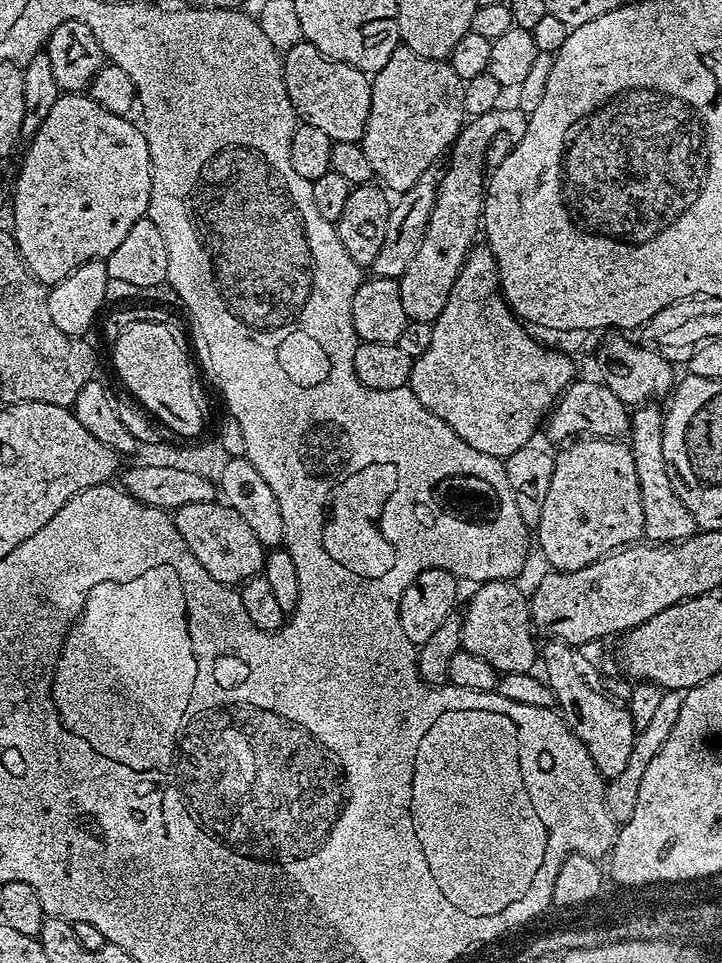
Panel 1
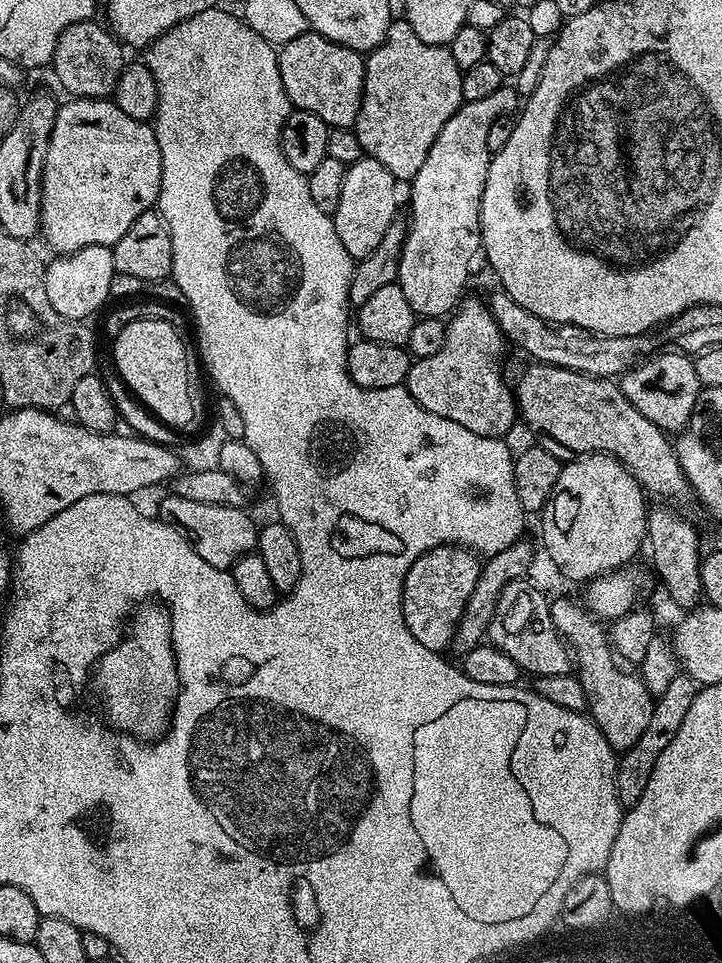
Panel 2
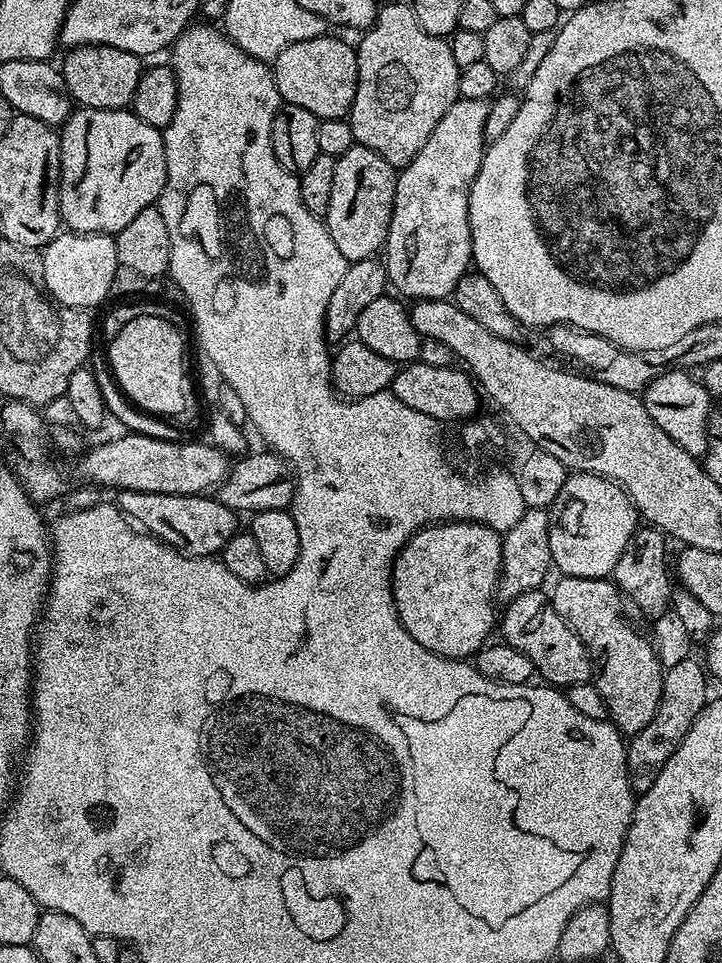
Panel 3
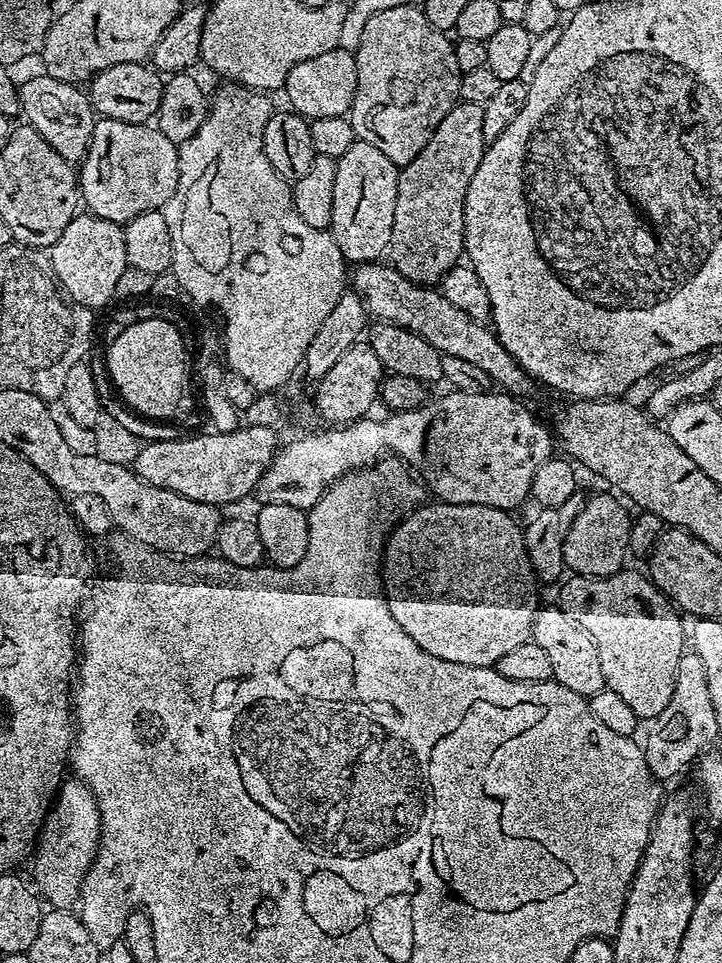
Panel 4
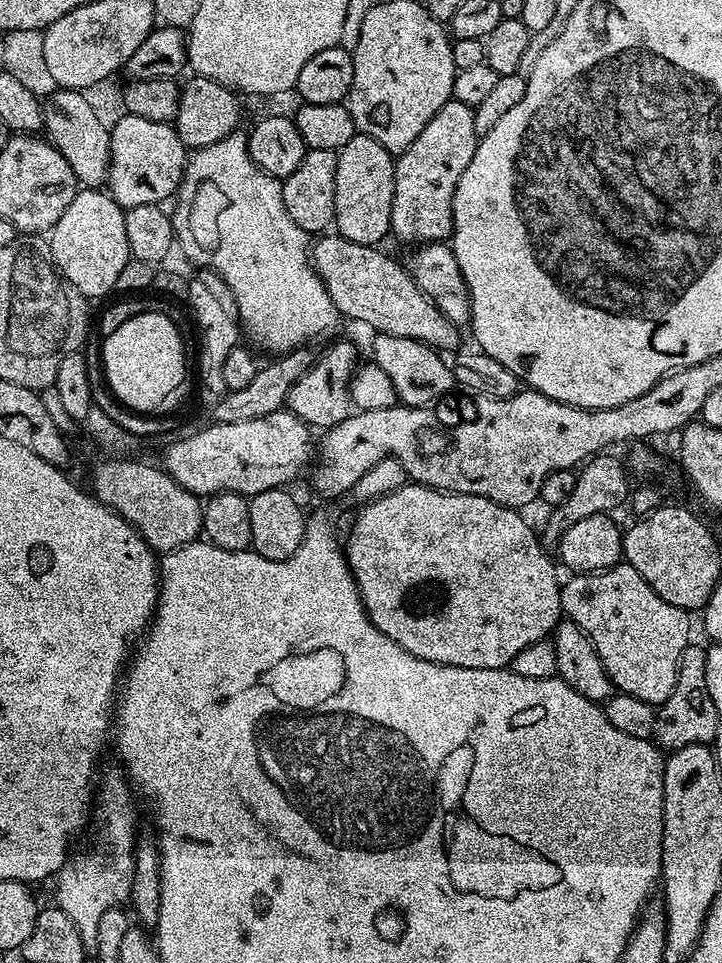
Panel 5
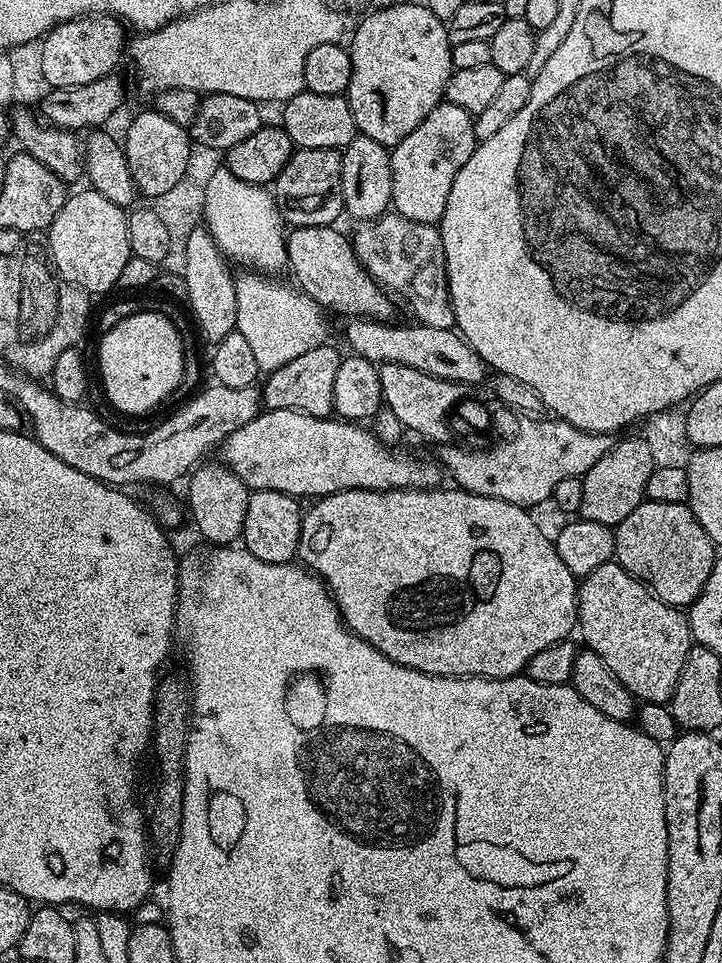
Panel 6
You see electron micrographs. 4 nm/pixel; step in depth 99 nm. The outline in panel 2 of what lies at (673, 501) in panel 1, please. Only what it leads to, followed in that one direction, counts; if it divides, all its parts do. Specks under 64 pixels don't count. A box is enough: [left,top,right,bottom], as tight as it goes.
[647,506,702,610]

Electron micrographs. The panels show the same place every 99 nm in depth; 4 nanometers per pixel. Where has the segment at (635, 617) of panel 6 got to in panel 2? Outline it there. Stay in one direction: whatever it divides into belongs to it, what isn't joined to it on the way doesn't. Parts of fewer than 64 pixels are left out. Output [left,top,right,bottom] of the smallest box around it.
[550,596,654,754]

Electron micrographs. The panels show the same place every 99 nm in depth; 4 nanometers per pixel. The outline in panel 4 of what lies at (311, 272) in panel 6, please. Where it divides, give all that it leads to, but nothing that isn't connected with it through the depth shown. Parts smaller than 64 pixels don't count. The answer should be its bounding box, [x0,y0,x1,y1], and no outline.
[351,262,530,394]

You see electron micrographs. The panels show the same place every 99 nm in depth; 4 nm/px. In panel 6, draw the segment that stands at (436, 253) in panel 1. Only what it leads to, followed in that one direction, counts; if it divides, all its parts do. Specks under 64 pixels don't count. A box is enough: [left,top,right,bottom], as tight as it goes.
[391,102,478,225]

